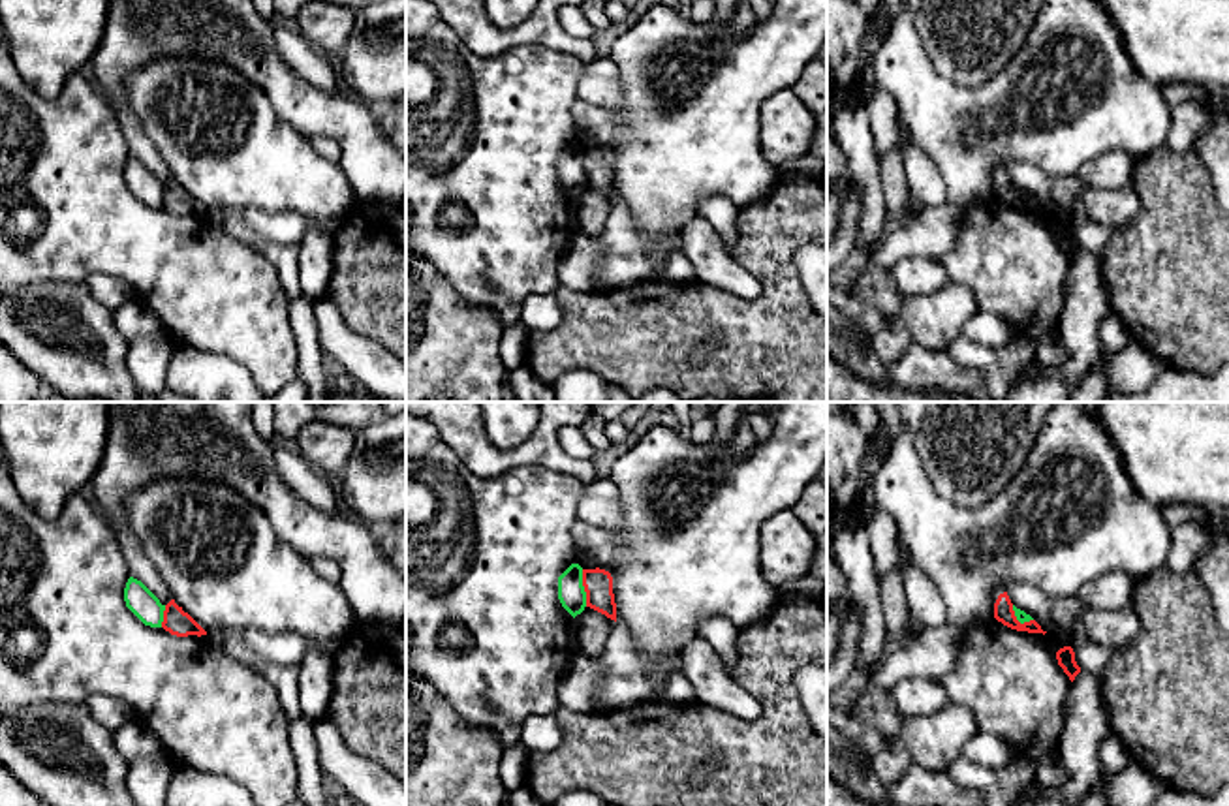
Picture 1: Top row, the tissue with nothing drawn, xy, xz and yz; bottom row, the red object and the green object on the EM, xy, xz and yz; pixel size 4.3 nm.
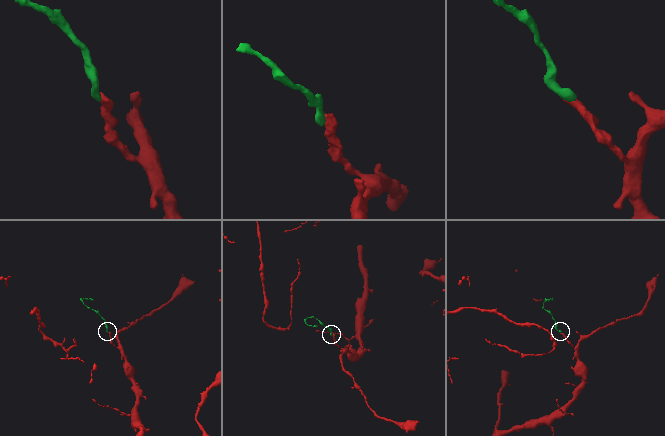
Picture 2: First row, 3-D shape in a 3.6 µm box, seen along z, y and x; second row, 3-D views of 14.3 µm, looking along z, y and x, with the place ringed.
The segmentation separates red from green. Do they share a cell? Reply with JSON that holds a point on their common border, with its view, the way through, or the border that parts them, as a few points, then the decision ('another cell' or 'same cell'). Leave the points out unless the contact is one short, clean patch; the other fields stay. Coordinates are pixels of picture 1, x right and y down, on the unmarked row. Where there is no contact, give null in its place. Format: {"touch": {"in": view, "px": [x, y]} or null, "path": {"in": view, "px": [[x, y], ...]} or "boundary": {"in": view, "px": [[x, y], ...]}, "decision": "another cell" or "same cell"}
{"touch": {"in": "xz", "px": [585, 168]}, "boundary": {"in": "xz", "px": [[581, 149], [587, 185]]}, "decision": "another cell"}

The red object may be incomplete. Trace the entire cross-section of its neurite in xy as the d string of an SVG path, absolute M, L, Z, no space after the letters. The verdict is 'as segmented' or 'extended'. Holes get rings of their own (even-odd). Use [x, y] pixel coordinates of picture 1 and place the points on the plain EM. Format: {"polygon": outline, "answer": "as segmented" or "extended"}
{"polygon": "M175 178L165 184L162 207L177 216L207 214L207 210L188 192L184 192Z", "answer": "as segmented"}

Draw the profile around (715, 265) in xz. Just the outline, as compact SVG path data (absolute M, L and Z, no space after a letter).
M697 216L680 231L678 250L695 271L695 282L740 301L761 295L761 284L733 257L710 222Z

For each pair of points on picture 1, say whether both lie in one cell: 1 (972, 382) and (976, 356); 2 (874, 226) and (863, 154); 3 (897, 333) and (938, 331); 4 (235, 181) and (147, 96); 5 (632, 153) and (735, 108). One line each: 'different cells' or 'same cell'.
1: different cells
2: same cell
3: different cells
4: same cell
5: same cell

